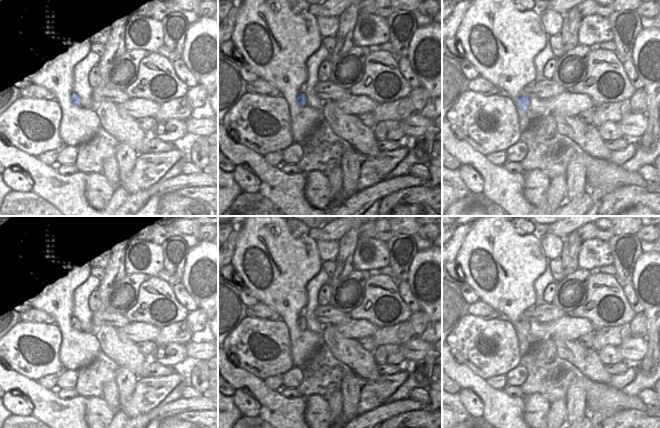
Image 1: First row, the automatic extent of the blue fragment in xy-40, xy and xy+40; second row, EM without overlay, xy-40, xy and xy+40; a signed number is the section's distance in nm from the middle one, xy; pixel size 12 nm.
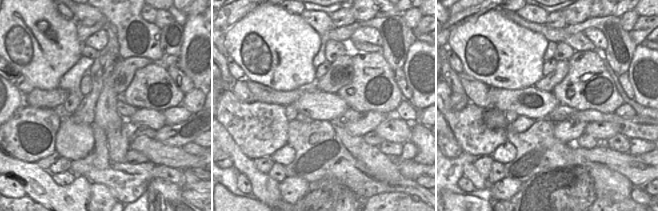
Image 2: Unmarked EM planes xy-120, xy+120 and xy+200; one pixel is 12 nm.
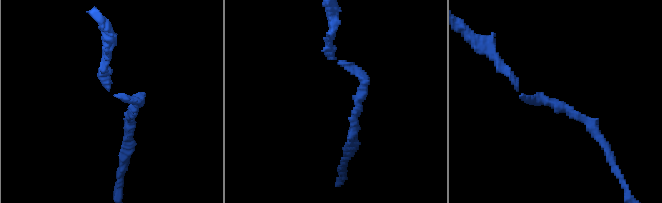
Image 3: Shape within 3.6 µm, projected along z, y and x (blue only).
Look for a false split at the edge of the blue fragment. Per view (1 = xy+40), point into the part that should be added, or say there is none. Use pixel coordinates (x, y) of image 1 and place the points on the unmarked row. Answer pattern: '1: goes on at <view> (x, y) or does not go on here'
1: does not go on here

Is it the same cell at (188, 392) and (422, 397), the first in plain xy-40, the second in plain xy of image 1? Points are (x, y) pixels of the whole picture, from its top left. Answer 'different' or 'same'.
same

